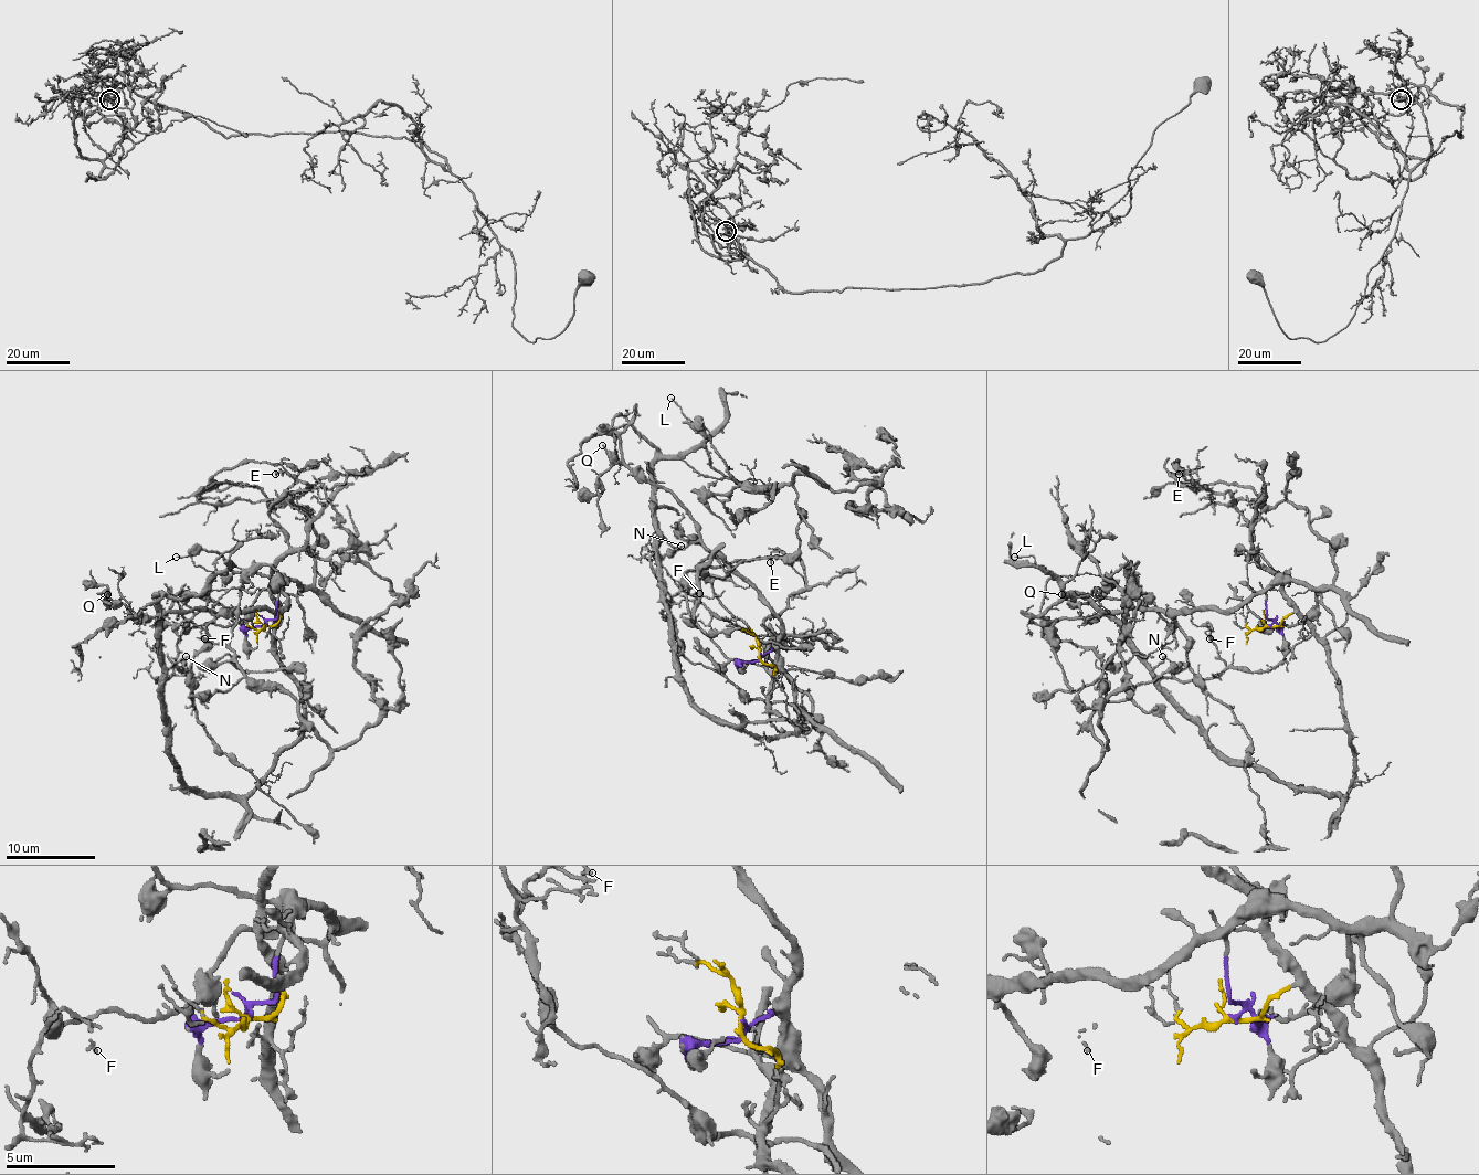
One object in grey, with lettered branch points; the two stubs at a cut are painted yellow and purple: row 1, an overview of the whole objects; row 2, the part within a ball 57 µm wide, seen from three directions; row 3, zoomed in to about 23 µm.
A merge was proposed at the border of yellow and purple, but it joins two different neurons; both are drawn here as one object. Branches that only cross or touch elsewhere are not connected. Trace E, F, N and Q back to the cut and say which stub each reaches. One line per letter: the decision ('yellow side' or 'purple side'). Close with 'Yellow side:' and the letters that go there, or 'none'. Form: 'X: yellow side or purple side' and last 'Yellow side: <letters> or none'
E: yellow side
F: yellow side
N: yellow side
Q: purple side
Yellow side: E, F, N

